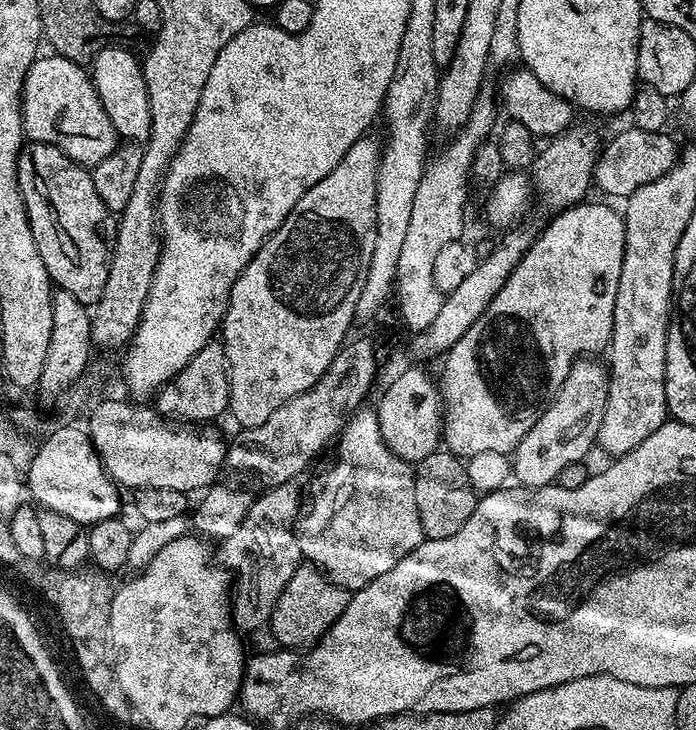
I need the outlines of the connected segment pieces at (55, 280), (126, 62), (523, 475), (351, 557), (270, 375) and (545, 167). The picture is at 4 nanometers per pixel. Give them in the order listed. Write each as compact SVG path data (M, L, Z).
M25 143L18 158L18 186L26 208L34 246L42 254L42 262L53 285L66 294L74 294L78 302L95 306L112 261L110 213L94 190L94 178L85 165L74 162L58 146Z
M105 46L96 53L90 65L90 75L106 114L110 114L110 122L114 122L117 137L128 142L147 141L150 134L150 98L146 94L141 61L135 60L124 48Z
M581 358L576 361L576 365L570 370L566 382L558 390L555 400L548 405L548 408L530 426L526 438L518 442L516 451L511 453L511 475L519 481L523 487L531 490L541 488L547 484L556 482L559 474L571 463L578 463L585 459L586 454L596 444L598 426L602 426L602 414L606 410L606 394L608 393L608 373L609 369L599 364L596 358Z
M365 406L356 409L341 429L334 448L340 453L332 465L312 484L312 497L307 497L306 507L296 522L296 537L301 557L315 564L325 576L338 586L349 590L365 588L374 578L382 578L386 570L394 570L406 554L410 554L426 537L418 518L418 502L414 494L416 474L413 465L406 463L394 450L386 446L378 426L376 409Z
M365 134L360 137L358 142L354 142L354 146L350 146L350 150L346 150L342 162L338 162L338 166L334 166L334 170L330 170L330 174L326 174L326 178L322 178L322 182L310 186L306 190L306 194L302 194L302 198L298 198L294 210L290 210L288 217L280 223L280 229L272 233L271 238L258 250L258 254L254 254L254 258L250 258L246 270L242 270L242 274L234 282L234 286L230 290L228 308L224 311L224 322L219 329L218 336L224 345L228 363L228 412L237 420L240 428L262 426L262 422L266 422L266 418L270 418L270 414L274 414L274 410L278 410L278 406L282 406L285 402L290 402L290 398L310 390L310 386L314 386L314 382L318 382L318 378L322 378L322 374L326 374L330 362L334 362L334 358L349 339L348 331L352 328L352 320L357 319L358 298L361 297L363 287L366 285L370 260L374 253L376 172L379 170L381 149L381 141L376 141L372 134Z
M573 123L571 128L561 132L558 136L553 136L547 141L548 144L544 149L542 147L535 153L535 160L530 167L530 179L534 185L535 195L538 197L538 204L548 211L548 214L563 212L566 208L572 208L574 205L581 203L584 196L594 184L596 175L596 162L602 151L602 139L596 133L596 128L592 124Z

